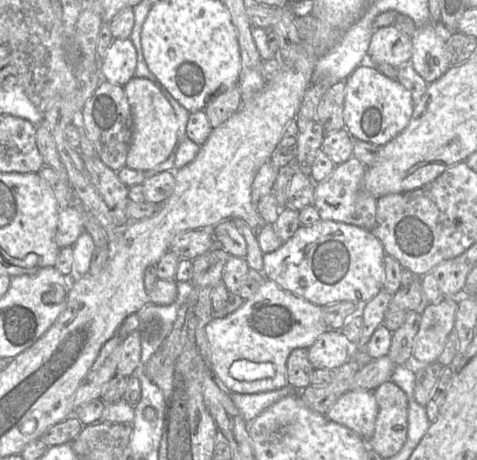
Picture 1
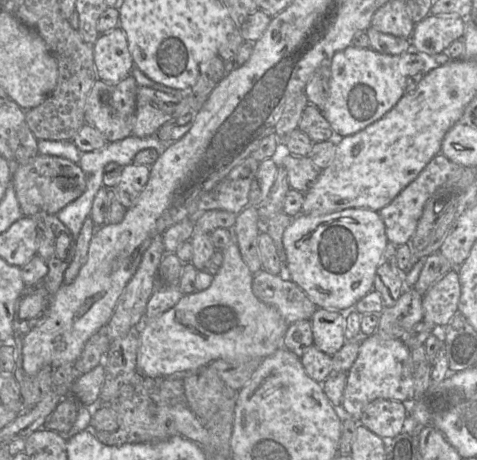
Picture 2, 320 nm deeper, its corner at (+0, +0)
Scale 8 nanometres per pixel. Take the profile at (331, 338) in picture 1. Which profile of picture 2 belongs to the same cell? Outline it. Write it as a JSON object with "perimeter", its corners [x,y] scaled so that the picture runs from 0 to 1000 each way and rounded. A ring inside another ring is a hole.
{"perimeter":[[[667,670],[650,693],[656,748],[698,774],[723,748],[723,691],[700,674]]]}

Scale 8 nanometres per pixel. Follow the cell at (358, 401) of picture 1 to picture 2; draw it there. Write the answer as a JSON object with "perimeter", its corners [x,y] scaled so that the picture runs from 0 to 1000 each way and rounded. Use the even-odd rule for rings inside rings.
{"perimeter":[[[784,724],[757,737],[751,774],[727,809],[715,883],[751,915],[763,885],[790,865],[857,874],[868,867],[868,830],[862,759],[843,737],[805,737]]]}

